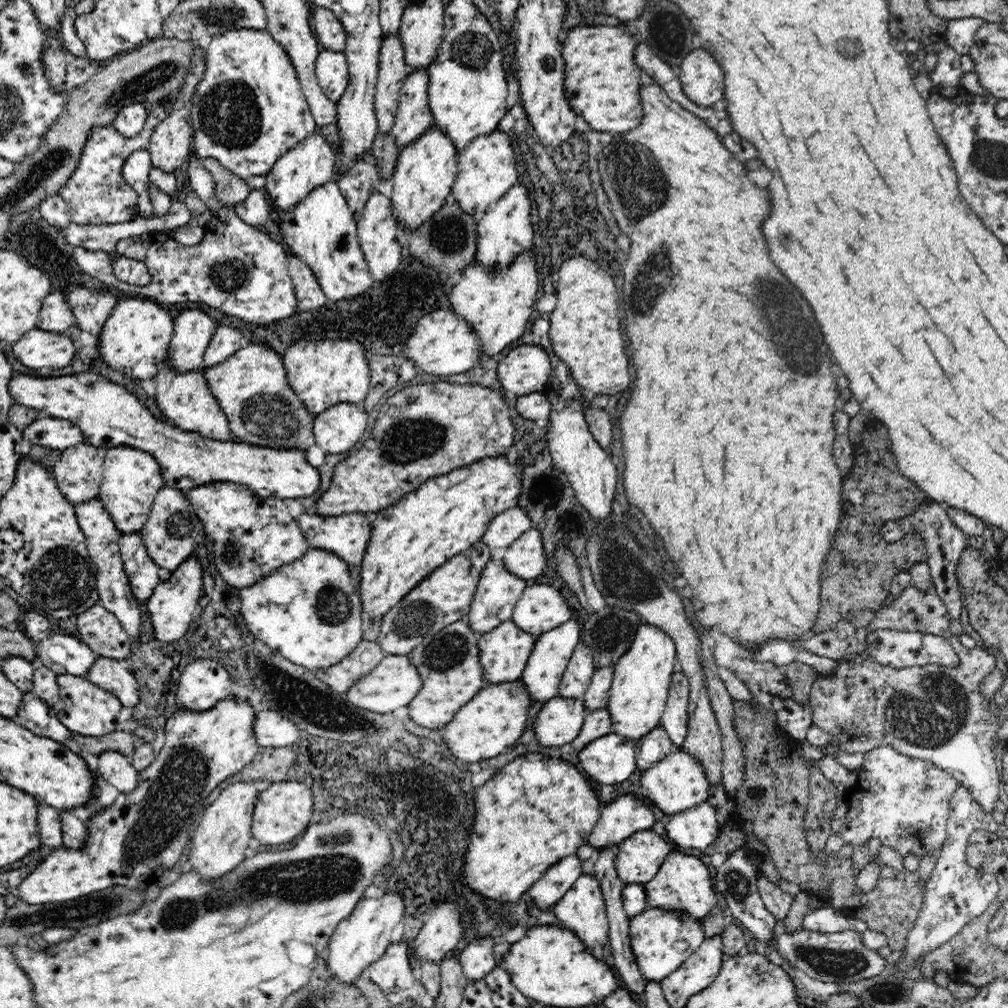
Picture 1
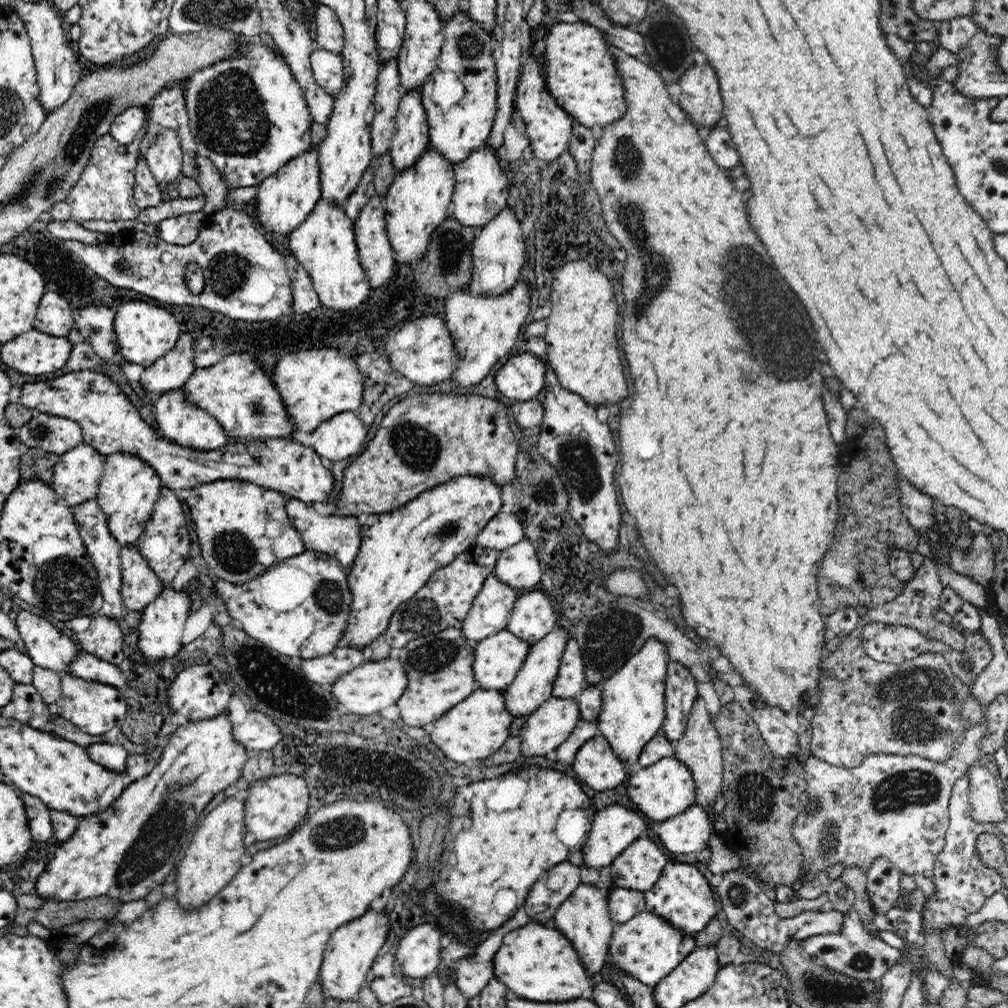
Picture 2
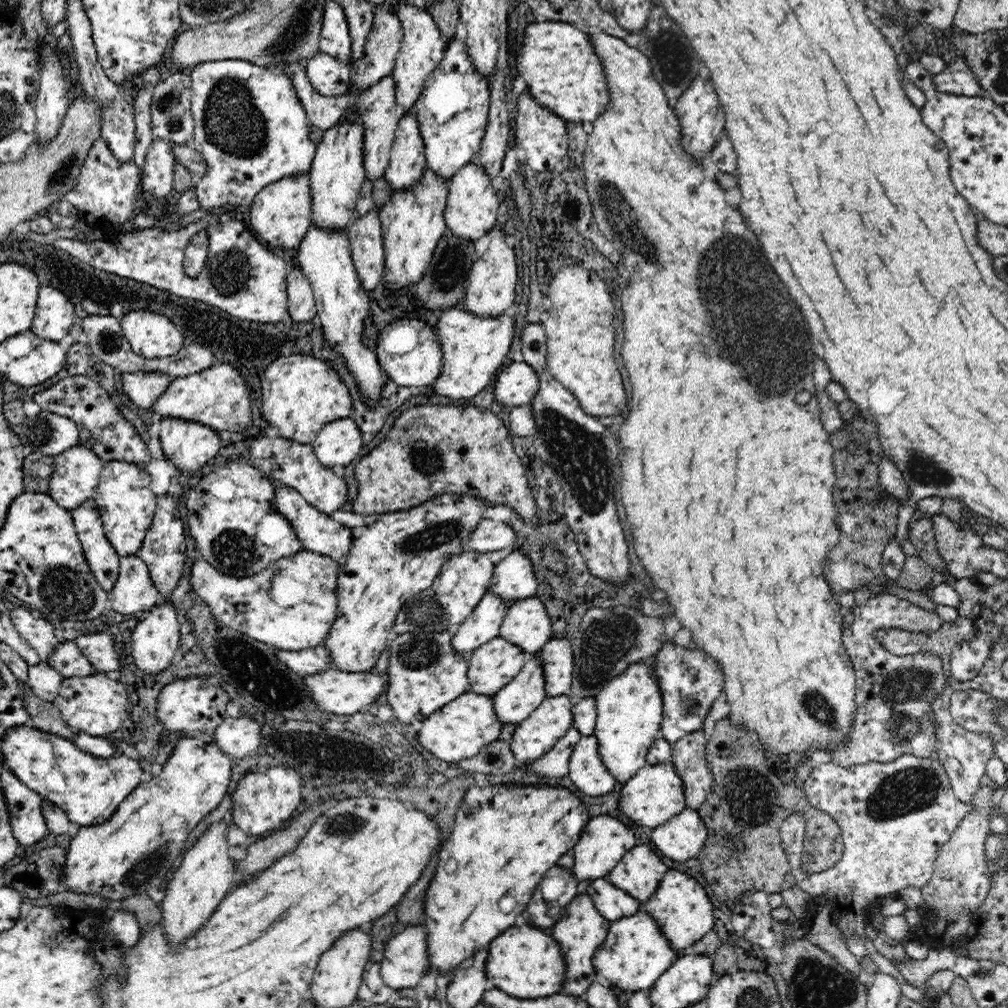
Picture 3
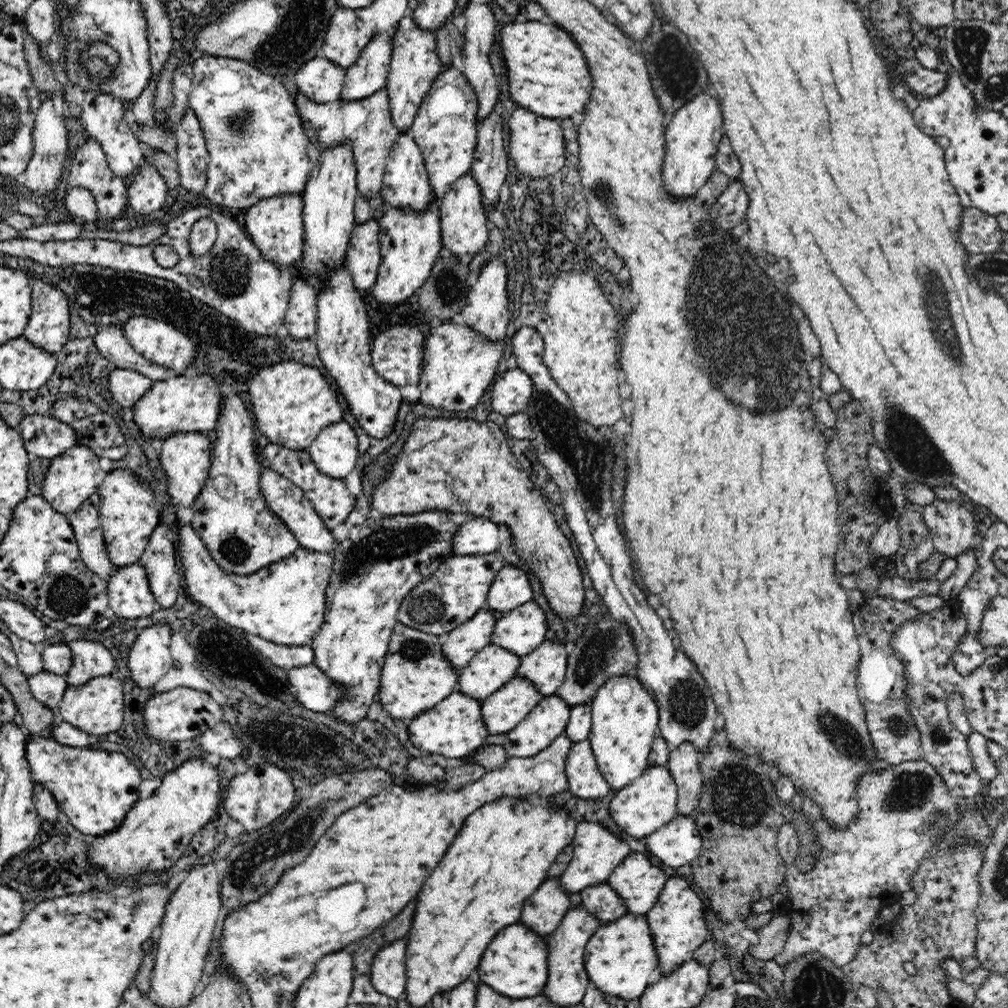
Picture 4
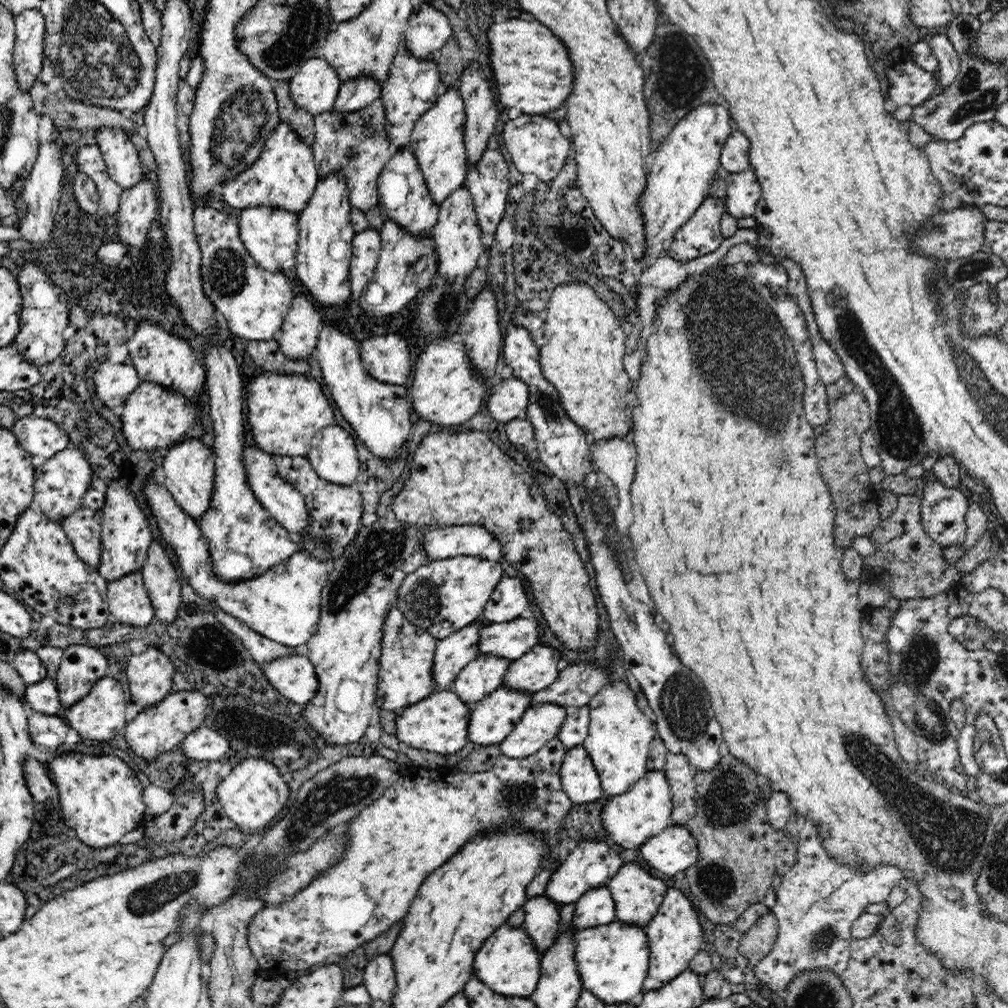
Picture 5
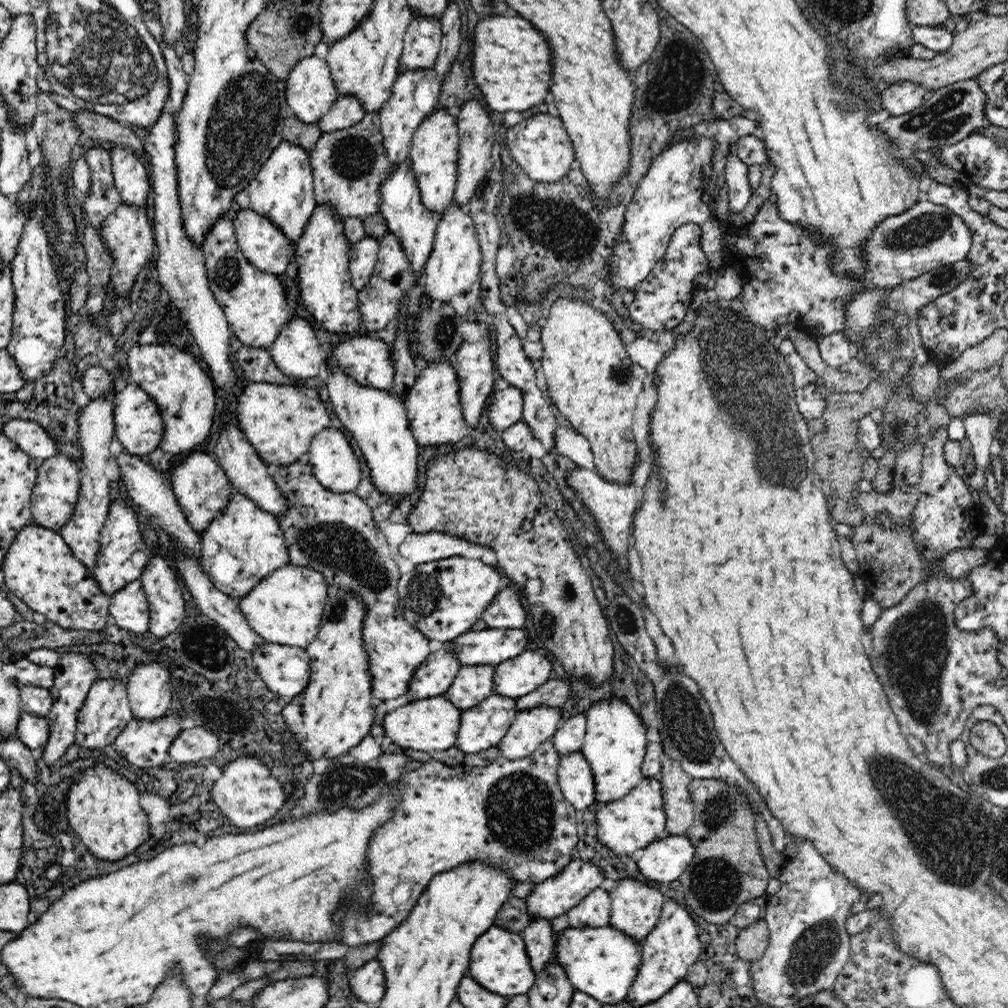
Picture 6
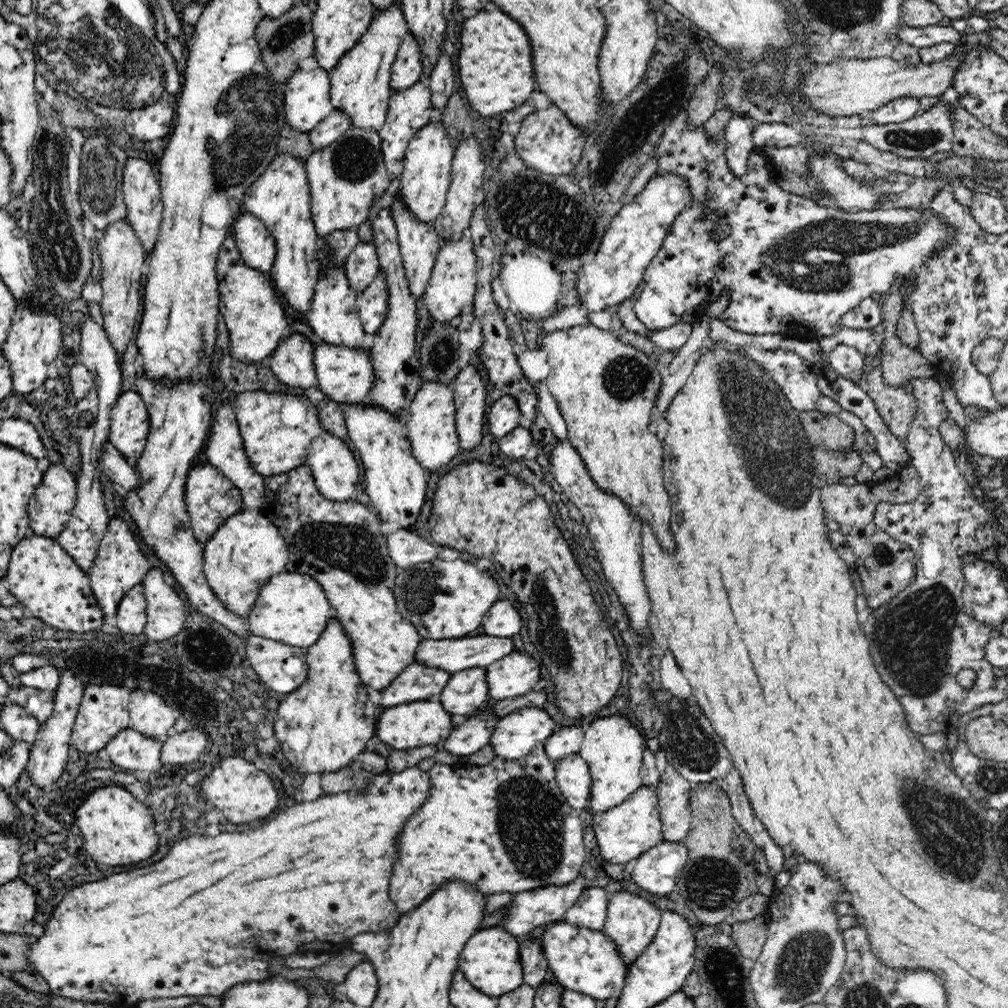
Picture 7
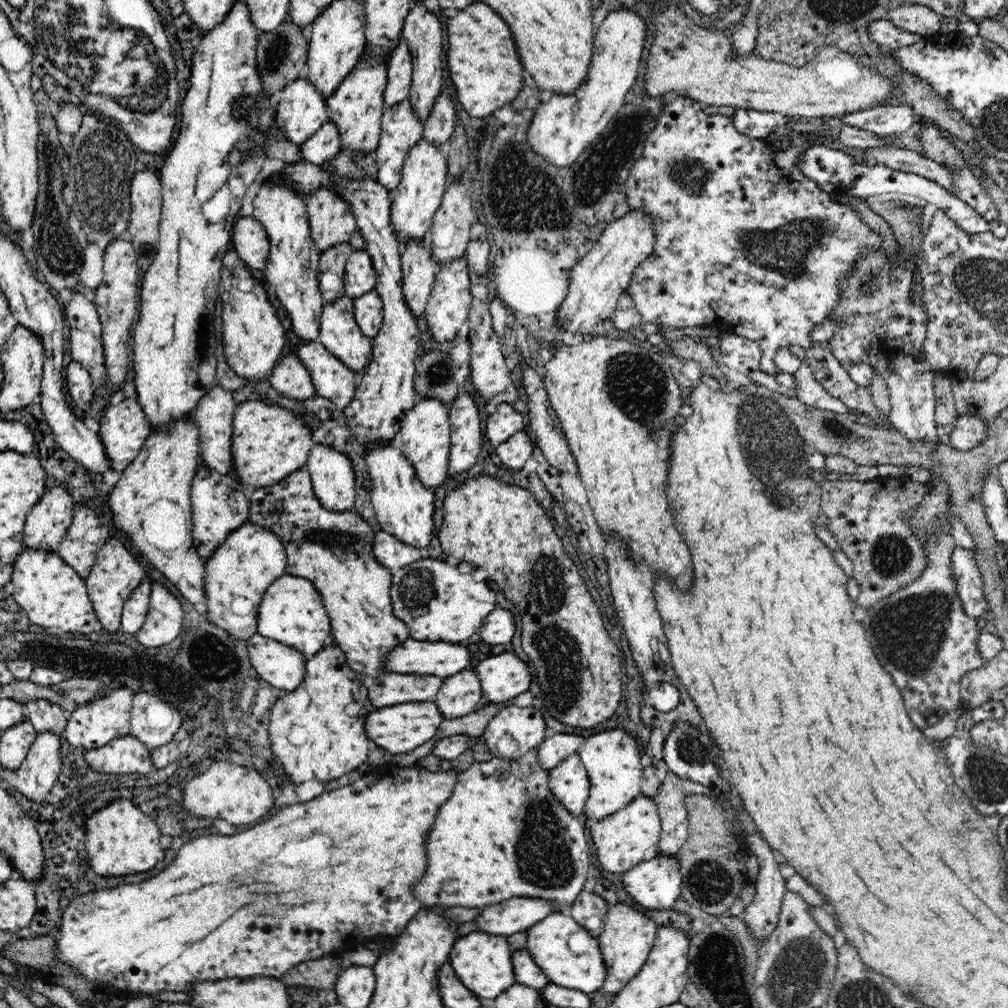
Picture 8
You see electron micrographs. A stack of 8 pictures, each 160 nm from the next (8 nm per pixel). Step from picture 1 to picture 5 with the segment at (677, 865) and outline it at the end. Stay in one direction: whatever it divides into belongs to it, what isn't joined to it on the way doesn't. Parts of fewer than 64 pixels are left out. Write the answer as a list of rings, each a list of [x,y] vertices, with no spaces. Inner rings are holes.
[[[668,888],[654,918],[645,931],[648,937],[650,956],[649,969],[644,982],[644,991],[658,990],[672,978],[676,978],[689,967],[690,961],[704,948],[704,932],[698,922],[698,912],[694,908],[693,898],[682,894],[684,890]]]

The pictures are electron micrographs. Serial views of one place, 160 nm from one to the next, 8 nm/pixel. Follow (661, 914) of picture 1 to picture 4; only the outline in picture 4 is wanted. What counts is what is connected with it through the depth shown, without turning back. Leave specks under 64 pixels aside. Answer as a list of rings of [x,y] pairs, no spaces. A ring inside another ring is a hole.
[[[625,914],[612,923],[602,925],[590,938],[584,954],[584,964],[590,976],[590,982],[620,998],[638,998],[651,984],[660,980],[659,958],[654,950],[653,937],[650,934],[647,915]]]

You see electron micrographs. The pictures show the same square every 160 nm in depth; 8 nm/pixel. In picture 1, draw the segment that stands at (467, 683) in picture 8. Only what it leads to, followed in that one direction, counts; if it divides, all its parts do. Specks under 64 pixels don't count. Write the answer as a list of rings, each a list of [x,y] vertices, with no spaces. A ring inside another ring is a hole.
[[[511,619],[504,620],[496,629],[485,632],[478,642],[480,648],[480,663],[484,668],[484,676],[491,684],[500,684],[502,682],[514,682],[521,678],[524,672],[530,654],[537,642],[537,637],[518,629],[516,623]]]

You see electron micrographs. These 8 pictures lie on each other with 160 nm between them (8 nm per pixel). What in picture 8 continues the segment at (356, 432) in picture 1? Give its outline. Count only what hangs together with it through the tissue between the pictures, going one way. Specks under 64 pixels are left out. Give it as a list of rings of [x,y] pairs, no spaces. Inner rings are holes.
[[[316,442],[304,470],[309,472],[313,492],[324,508],[336,512],[353,509],[356,475],[351,460],[343,452]]]

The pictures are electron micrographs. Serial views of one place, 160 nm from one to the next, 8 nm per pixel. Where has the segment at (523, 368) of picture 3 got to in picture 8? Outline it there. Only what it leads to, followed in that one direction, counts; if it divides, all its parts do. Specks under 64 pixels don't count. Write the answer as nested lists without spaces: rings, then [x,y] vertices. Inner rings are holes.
[[[500,403],[494,408],[489,408],[485,427],[486,437],[492,444],[498,445],[506,442],[516,432],[524,431],[524,417],[514,409],[512,404]]]

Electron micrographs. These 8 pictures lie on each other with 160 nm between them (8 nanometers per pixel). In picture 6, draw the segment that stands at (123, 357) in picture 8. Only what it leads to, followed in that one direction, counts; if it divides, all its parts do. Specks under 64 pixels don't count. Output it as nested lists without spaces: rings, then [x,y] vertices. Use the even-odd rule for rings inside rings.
[[[122,202],[118,209],[106,218],[101,227],[102,238],[104,238],[109,252],[112,252],[112,256],[116,258],[116,268],[118,268],[118,274],[112,278],[112,284],[114,284],[116,294],[122,298],[130,292],[130,288],[136,280],[136,274],[144,268],[144,264],[150,260],[152,250],[154,250],[153,222],[147,215],[148,211],[146,206],[130,206]]]

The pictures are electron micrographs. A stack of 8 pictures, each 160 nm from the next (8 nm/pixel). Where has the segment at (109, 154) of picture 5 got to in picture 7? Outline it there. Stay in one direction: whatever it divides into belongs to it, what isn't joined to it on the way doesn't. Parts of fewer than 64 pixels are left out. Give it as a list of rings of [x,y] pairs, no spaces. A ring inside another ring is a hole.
[[[129,158],[123,173],[123,199],[127,207],[128,223],[132,225],[146,252],[151,253],[157,241],[163,218],[163,204],[158,174],[148,162],[138,158]]]

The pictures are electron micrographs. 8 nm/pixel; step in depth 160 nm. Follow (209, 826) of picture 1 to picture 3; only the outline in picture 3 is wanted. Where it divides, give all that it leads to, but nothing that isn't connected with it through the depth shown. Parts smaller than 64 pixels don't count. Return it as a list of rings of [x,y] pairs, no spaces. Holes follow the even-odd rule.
[[[227,814],[223,819],[214,822],[210,828],[198,838],[191,848],[183,856],[180,866],[173,871],[173,878],[169,880],[165,890],[165,899],[162,902],[163,923],[166,929],[165,936],[169,942],[182,942],[188,936],[196,933],[212,916],[220,900],[234,886],[234,872],[236,860],[228,850],[230,843],[226,839],[226,830],[232,824],[232,815]]]

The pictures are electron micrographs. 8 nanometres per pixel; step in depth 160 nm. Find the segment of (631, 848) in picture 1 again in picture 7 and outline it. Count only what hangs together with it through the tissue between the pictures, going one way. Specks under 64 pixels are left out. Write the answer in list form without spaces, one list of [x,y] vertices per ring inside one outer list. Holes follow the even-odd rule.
[[[627,890],[615,891],[609,894],[607,917],[604,926],[604,934],[608,935],[617,946],[620,954],[627,964],[632,965],[634,960],[644,952],[644,948],[652,942],[656,930],[661,922],[660,910],[656,904],[642,898],[640,892],[632,894]]]

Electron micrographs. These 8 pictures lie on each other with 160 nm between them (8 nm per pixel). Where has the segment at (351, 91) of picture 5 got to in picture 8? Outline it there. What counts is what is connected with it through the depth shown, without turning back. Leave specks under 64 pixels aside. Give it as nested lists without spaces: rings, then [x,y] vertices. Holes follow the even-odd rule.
[[[328,120],[301,145],[304,161],[314,165],[324,165],[332,161],[341,150],[338,126]]]

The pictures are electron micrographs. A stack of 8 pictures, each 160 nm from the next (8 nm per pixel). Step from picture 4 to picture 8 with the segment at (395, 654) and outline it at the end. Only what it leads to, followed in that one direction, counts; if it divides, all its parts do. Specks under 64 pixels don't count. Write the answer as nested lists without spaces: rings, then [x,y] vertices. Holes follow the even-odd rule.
[[[298,470],[286,476],[286,478],[282,478],[282,480],[278,480],[276,484],[272,484],[272,486],[262,486],[262,488],[258,488],[254,491],[250,499],[249,506],[249,521],[262,523],[266,525],[276,536],[280,537],[280,540],[284,544],[285,553],[287,554],[287,566],[286,572],[288,574],[292,574],[292,576],[302,576],[302,578],[308,578],[310,582],[318,589],[320,596],[322,597],[325,609],[328,610],[328,616],[330,617],[330,625],[332,626],[332,641],[335,642],[340,649],[346,655],[346,659],[348,660],[348,665],[350,665],[351,669],[356,671],[359,674],[366,674],[367,676],[372,676],[372,678],[378,678],[382,672],[384,672],[384,658],[388,658],[390,656],[390,652],[394,652],[402,642],[406,642],[406,640],[410,639],[410,631],[408,631],[408,627],[403,620],[400,620],[395,614],[393,614],[393,606],[391,603],[391,580],[393,577],[392,570],[383,566],[377,561],[373,553],[373,546],[375,543],[375,534],[376,530],[373,529],[372,526],[368,524],[357,511],[344,510],[344,512],[336,512],[335,510],[328,510],[324,508],[316,493],[313,492],[313,484],[311,483],[311,476],[306,470]]]

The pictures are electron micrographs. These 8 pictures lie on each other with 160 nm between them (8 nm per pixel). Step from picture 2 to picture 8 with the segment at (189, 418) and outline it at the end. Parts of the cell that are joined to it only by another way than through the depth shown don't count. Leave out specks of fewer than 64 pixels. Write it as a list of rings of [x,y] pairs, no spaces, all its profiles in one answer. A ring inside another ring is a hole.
[[[201,466],[191,486],[192,538],[200,558],[206,561],[224,538],[249,520],[250,499],[242,492],[242,484],[228,475],[220,474],[208,466]]]

